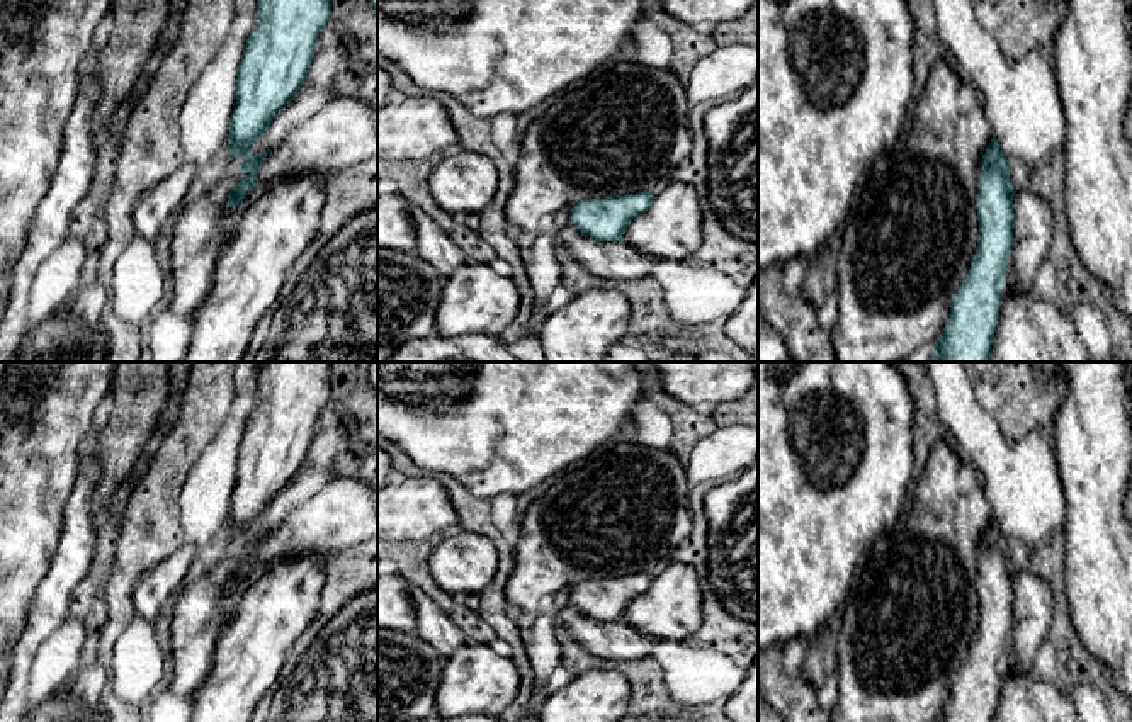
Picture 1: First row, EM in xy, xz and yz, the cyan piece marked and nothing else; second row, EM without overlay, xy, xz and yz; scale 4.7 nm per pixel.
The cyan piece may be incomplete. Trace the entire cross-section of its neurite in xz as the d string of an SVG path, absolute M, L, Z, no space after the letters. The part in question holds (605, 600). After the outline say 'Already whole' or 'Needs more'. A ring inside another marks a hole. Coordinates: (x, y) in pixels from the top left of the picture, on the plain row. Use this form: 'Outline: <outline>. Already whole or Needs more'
Outline: M653 573L585 579L569 591L569 603L581 617L597 622L622 622L632 600L641 596L653 584Z. Already whole

